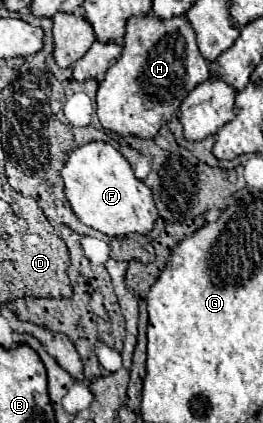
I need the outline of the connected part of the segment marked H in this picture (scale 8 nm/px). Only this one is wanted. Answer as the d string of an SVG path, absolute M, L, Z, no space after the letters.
M185 16L169 18L165 22L157 22L157 18L129 18L127 22L127 34L121 42L123 52L117 64L113 64L97 88L95 98L95 110L99 116L99 122L105 130L117 134L117 136L139 136L139 138L153 138L163 124L167 124L175 112L179 110L183 98L201 82L209 78L209 62L201 58L201 52L197 50L193 28L185 22Z

